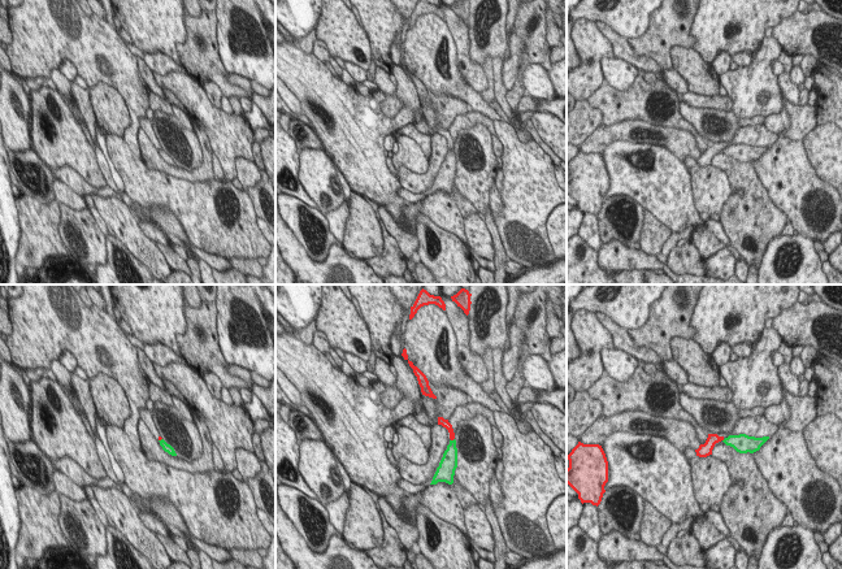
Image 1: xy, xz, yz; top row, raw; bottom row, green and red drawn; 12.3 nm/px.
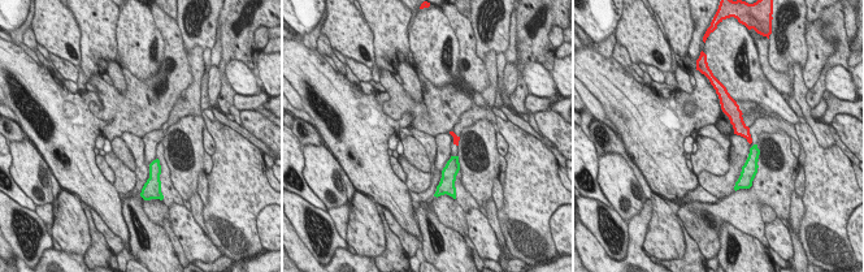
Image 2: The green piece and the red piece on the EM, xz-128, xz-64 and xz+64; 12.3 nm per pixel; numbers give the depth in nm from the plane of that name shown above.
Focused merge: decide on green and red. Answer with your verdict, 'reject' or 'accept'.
reject

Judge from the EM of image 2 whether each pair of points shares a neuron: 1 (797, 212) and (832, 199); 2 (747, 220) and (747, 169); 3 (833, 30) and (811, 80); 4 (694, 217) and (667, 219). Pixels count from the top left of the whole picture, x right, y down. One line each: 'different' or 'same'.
1: different
2: different
3: different
4: different

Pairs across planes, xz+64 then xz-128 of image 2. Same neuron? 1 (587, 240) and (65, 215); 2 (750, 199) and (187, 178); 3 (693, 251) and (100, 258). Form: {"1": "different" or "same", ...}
{"1": "different", "2": "same", "3": "same"}

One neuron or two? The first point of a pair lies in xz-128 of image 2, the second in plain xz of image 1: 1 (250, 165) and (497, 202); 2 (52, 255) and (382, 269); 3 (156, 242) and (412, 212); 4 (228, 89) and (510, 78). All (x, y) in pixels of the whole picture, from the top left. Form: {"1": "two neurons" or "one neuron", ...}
{"1": "two neurons", "2": "two neurons", "3": "two neurons", "4": "two neurons"}

